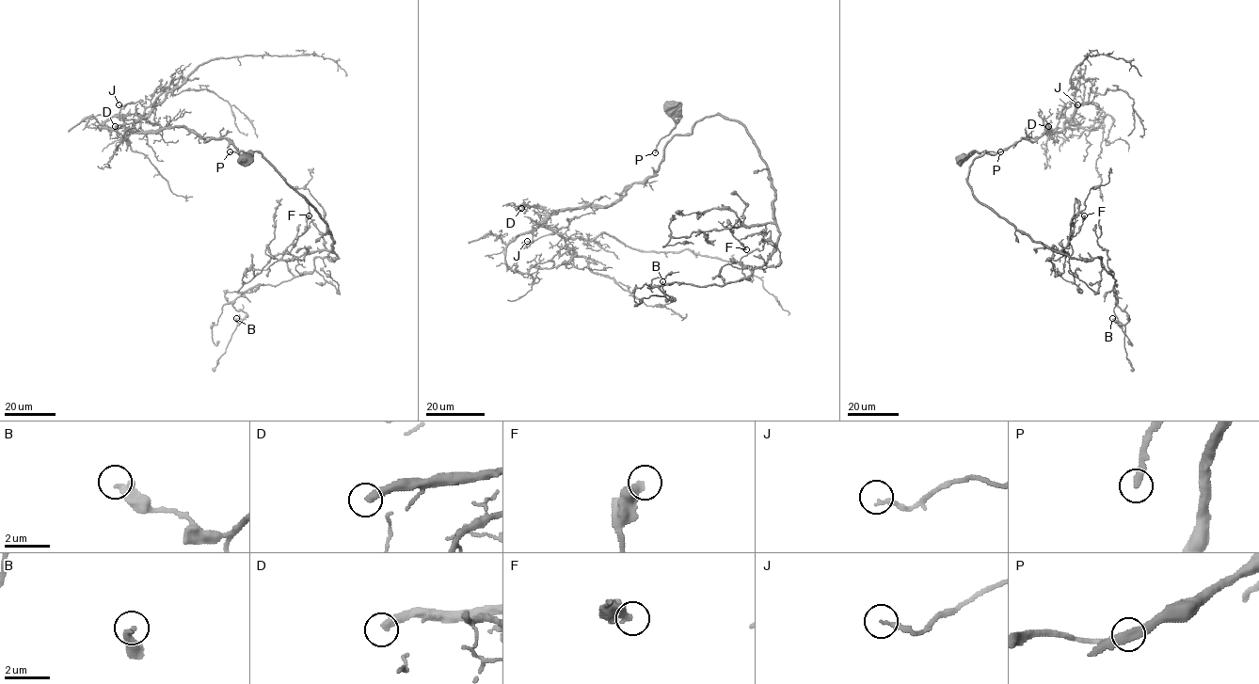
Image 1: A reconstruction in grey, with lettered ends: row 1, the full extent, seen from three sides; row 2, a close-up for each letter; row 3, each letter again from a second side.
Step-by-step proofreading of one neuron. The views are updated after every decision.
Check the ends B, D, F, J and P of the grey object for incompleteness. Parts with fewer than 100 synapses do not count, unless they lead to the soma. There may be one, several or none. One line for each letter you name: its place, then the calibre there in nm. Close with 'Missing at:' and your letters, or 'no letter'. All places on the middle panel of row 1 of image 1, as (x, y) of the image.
D: place (521, 208); calibre 360 nm
Missing at: D

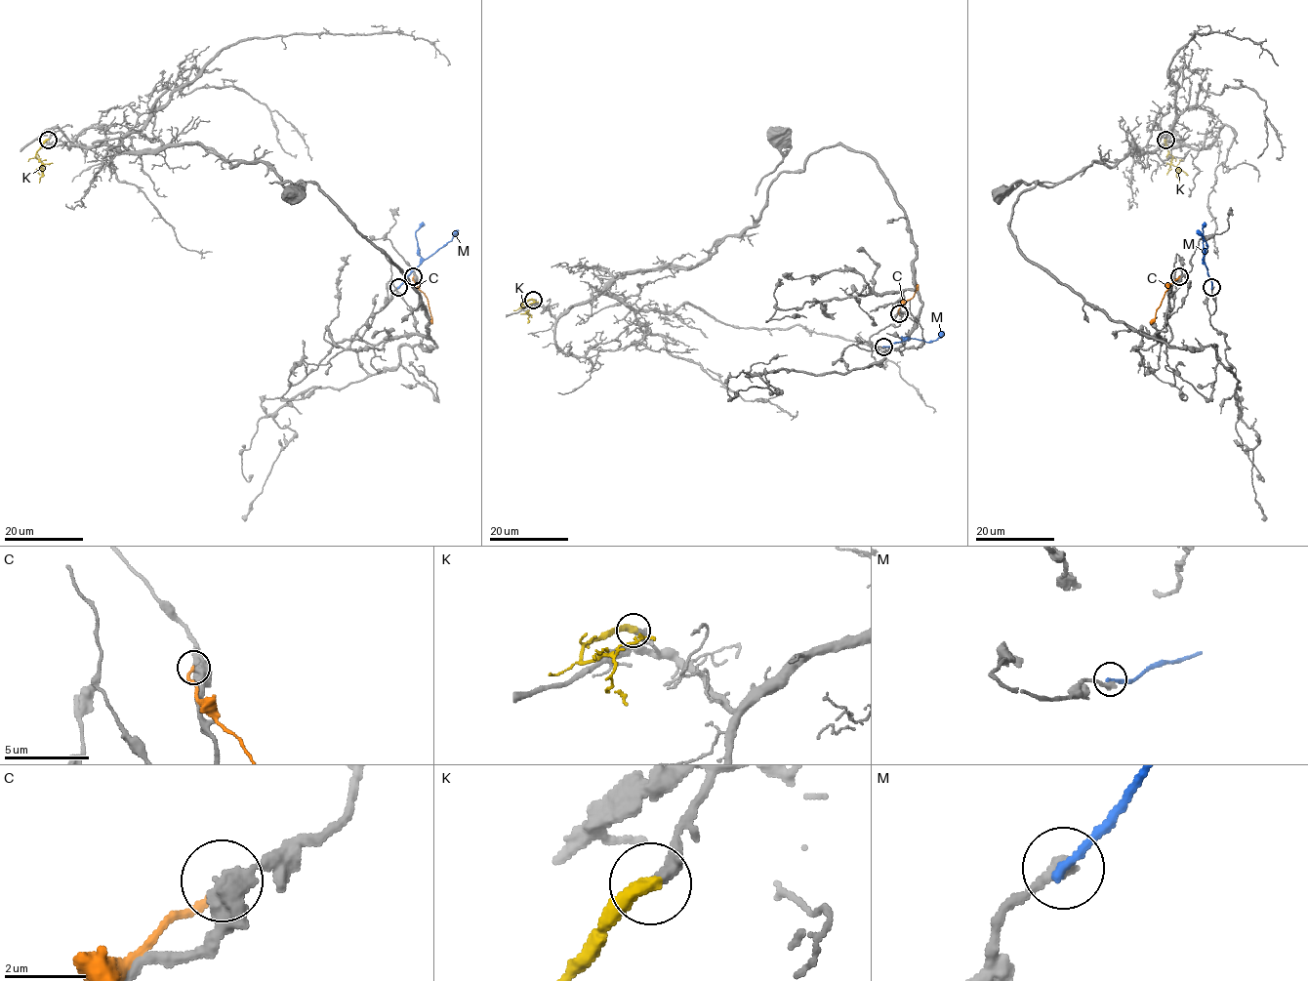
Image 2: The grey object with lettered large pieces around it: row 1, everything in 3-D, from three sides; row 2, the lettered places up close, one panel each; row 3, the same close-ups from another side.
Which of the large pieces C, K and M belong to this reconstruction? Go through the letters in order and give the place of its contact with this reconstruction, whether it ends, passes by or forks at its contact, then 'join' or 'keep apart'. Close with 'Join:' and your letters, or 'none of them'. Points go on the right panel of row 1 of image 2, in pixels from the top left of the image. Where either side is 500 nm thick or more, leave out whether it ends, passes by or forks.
C: meets grey at (1179, 276); it ends there; keep apart
K: meets grey at (1165, 140); it ends there; join
M: meets grey at (1211, 287); it ends there; keep apart
Join: K

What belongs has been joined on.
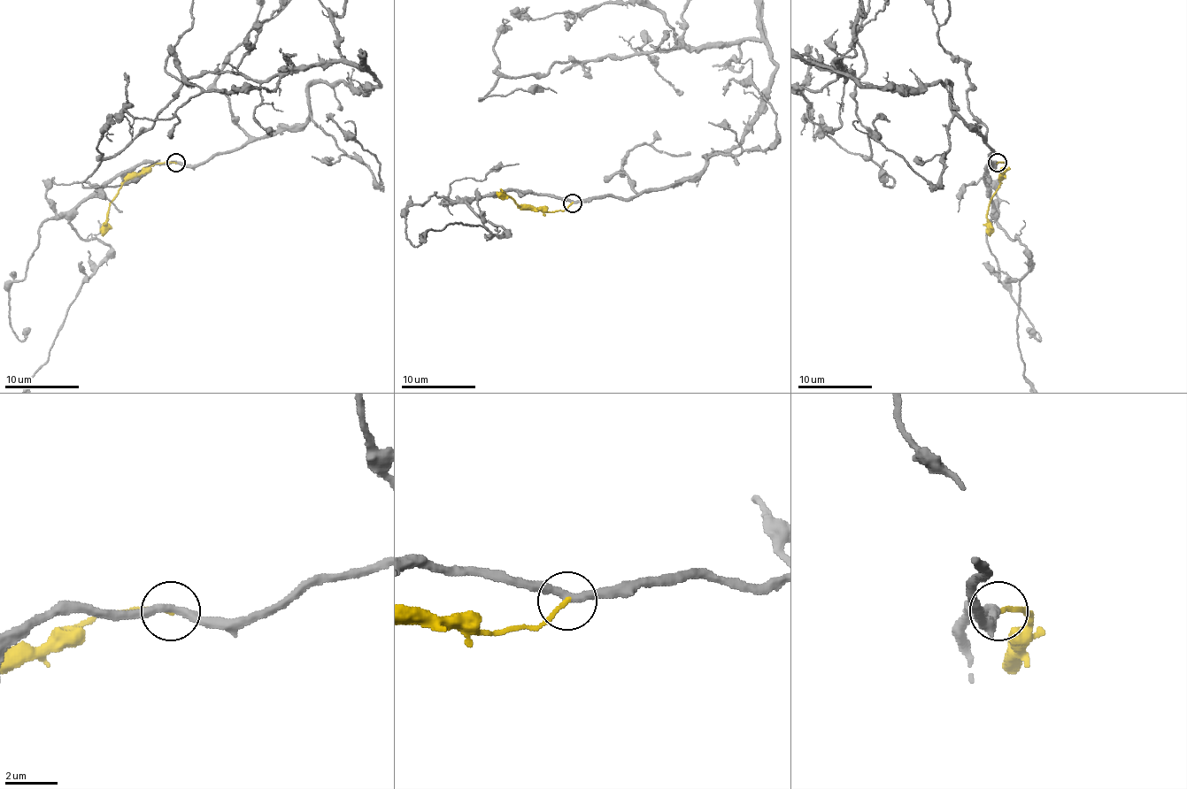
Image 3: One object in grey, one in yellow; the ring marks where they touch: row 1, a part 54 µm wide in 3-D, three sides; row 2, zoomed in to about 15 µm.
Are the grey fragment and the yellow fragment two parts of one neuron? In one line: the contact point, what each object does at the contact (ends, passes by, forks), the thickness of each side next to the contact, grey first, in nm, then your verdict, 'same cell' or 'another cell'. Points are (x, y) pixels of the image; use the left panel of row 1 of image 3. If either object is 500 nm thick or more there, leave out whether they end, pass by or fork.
place (175, 163); grey passes by; yellow ends; calibres 280 and 170 nm; another cell

